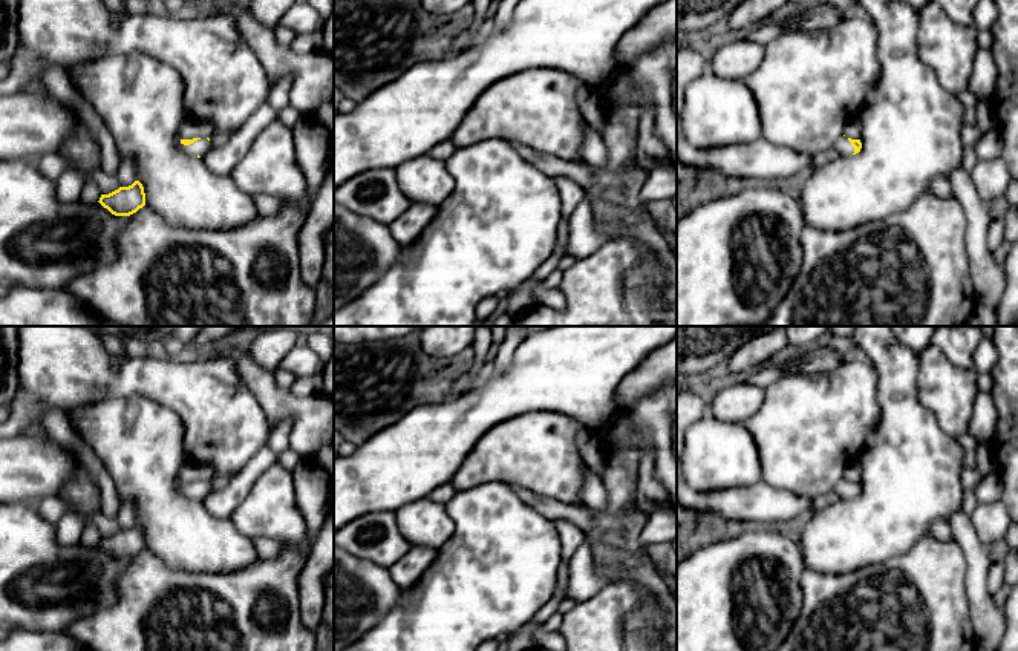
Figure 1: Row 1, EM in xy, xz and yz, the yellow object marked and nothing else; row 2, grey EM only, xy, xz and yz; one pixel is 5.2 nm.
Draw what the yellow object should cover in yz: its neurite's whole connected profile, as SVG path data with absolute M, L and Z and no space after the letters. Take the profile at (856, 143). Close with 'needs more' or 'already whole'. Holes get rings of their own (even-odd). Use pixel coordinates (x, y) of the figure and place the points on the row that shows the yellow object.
M842 136L834 144L834 149L840 158L848 158L848 156L860 152L862 142L860 142L860 139L851 139L851 138Z; needs more

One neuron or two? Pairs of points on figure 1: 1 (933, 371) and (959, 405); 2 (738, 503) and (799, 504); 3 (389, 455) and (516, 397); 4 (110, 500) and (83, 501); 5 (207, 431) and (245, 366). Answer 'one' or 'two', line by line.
1: one
2: one
3: one
4: two
5: two

